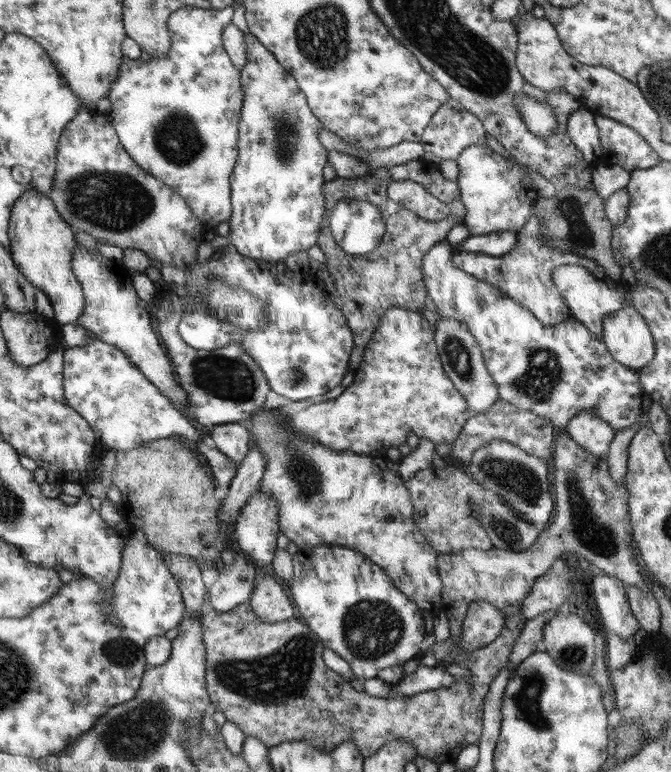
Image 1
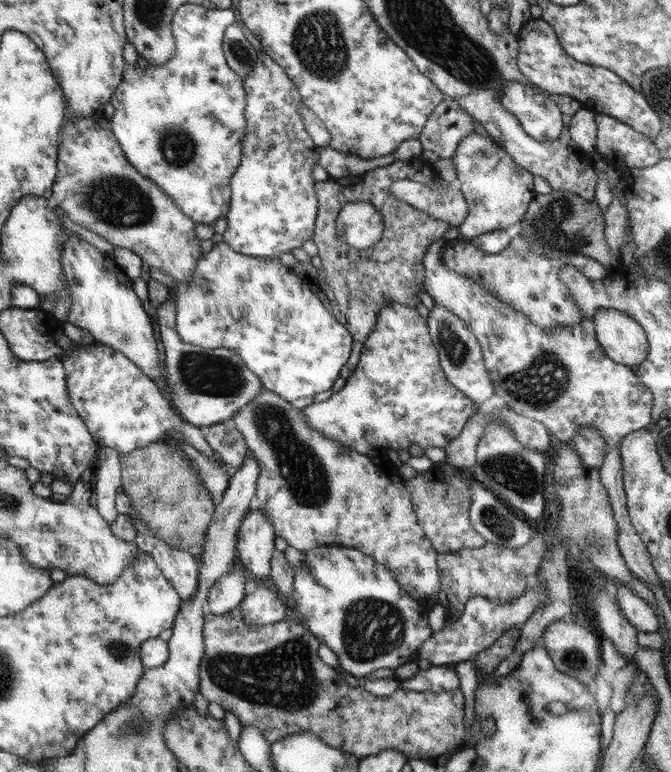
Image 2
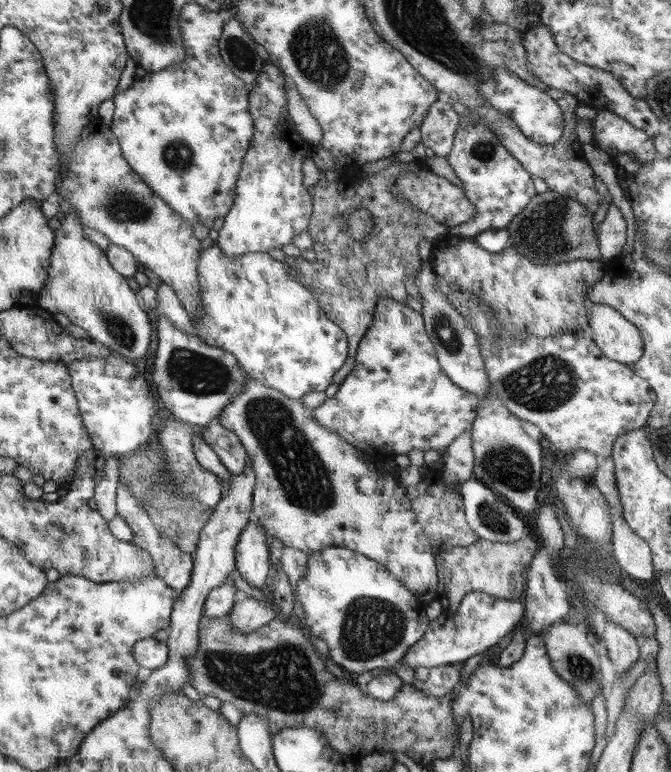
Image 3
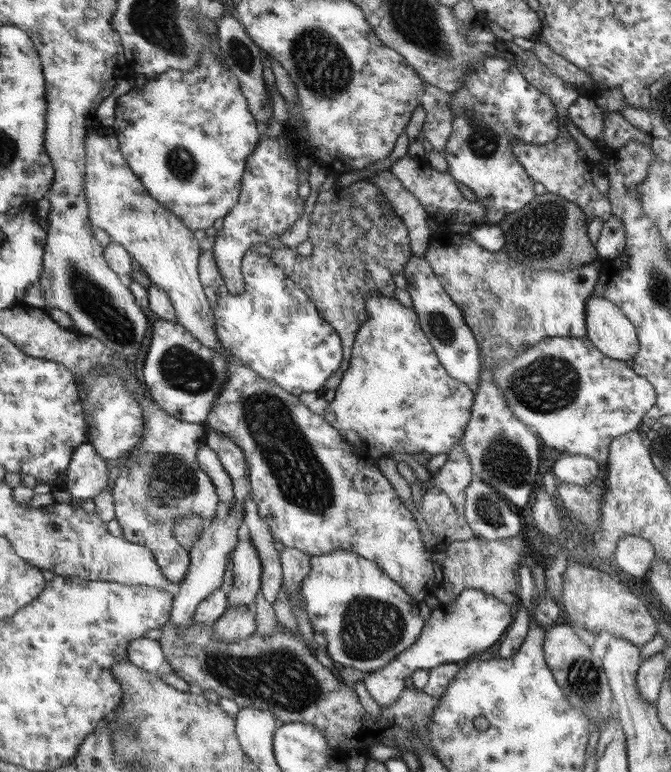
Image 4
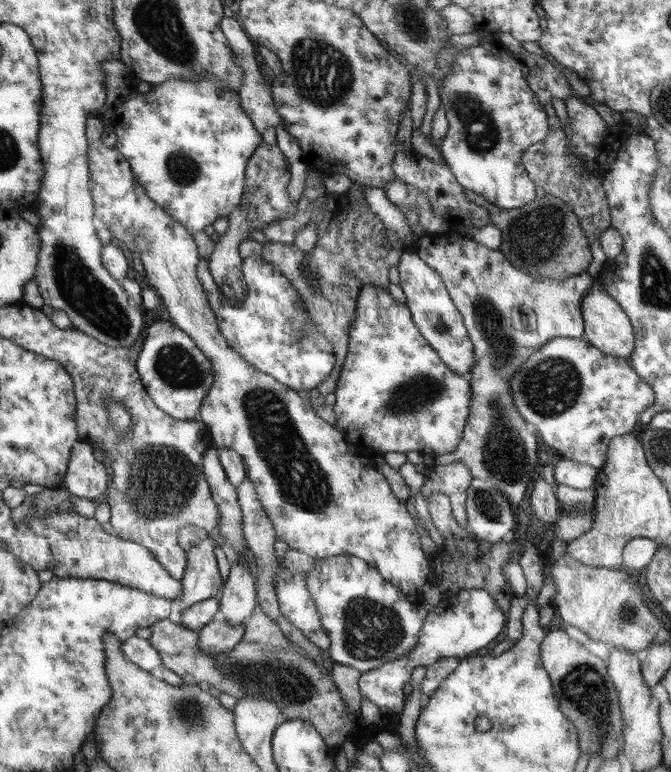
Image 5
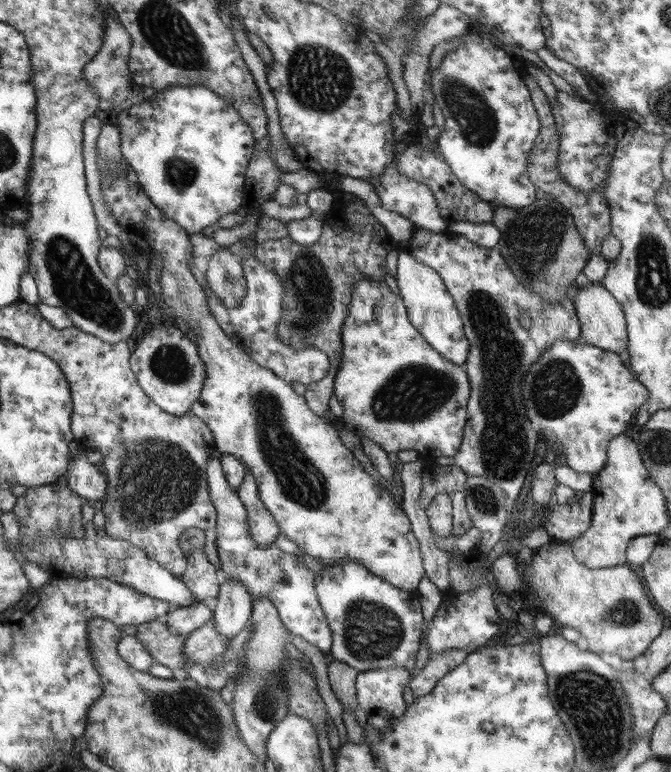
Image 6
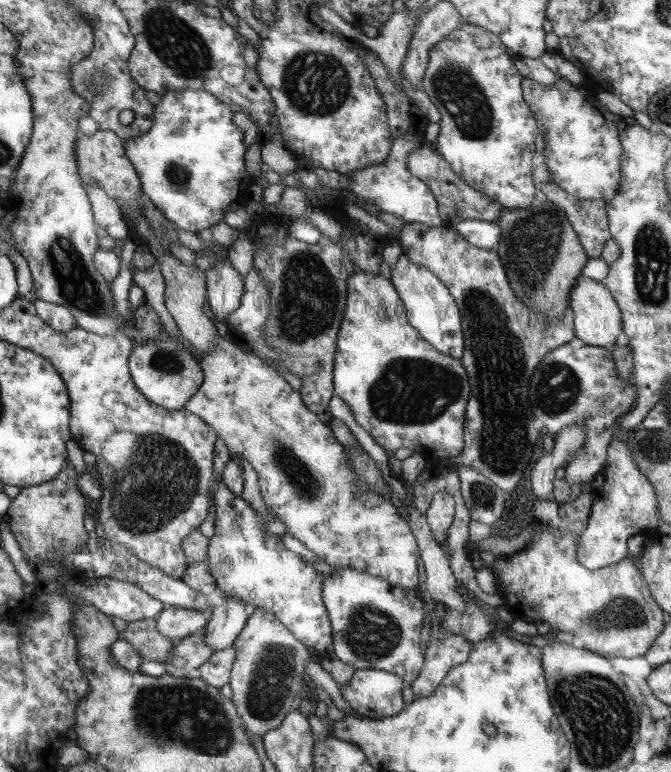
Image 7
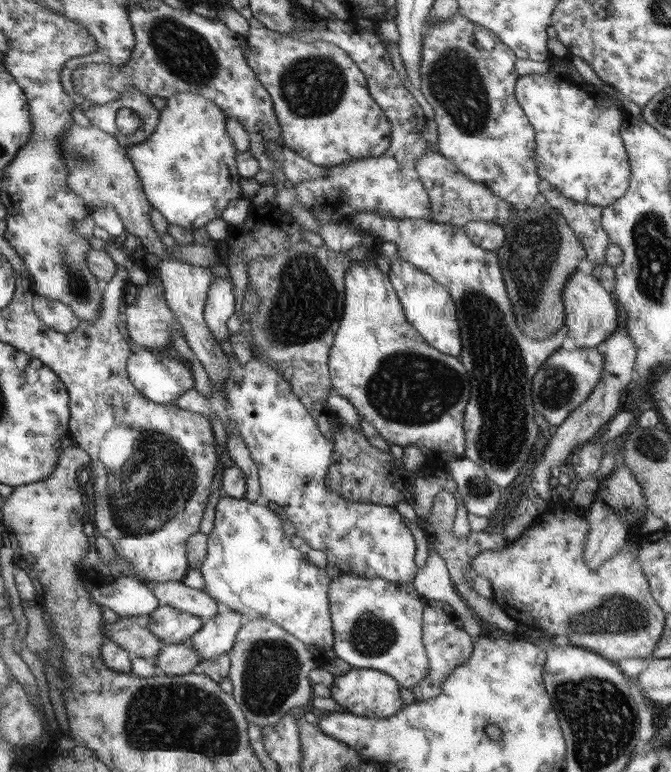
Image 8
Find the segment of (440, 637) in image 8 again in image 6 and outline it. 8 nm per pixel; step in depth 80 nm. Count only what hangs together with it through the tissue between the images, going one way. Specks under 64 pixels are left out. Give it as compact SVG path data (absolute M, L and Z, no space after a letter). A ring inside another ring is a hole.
M453 648L430 653L427 665L412 677L410 688L414 697L424 697L431 694L436 684L453 668L465 661L469 652L466 649Z

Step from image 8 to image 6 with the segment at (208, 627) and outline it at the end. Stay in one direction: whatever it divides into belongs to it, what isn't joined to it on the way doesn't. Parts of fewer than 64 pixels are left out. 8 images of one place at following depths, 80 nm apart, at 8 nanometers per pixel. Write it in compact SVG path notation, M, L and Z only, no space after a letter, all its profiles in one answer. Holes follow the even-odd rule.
M228 579L220 585L217 598L218 603L213 616L214 627L222 637L236 637L248 626L254 601L248 589L236 579Z

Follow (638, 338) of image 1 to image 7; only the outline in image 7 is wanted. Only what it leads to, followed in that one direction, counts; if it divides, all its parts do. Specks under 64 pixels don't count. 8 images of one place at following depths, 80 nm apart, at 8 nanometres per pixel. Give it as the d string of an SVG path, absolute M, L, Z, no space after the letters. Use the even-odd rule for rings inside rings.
M581 274L569 292L568 304L574 315L574 334L584 344L611 348L625 340L621 310L608 287L602 283Z

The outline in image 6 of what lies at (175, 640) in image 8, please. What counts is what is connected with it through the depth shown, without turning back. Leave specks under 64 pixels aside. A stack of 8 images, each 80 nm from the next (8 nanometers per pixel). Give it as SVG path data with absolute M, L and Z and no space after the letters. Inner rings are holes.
M195 602L190 606L172 608L164 620L172 633L186 637L211 622L213 616L214 612L206 604Z

